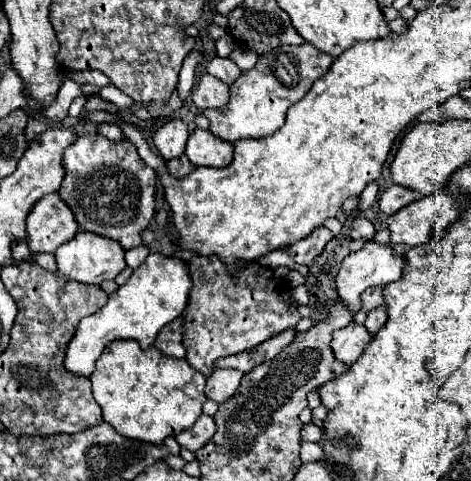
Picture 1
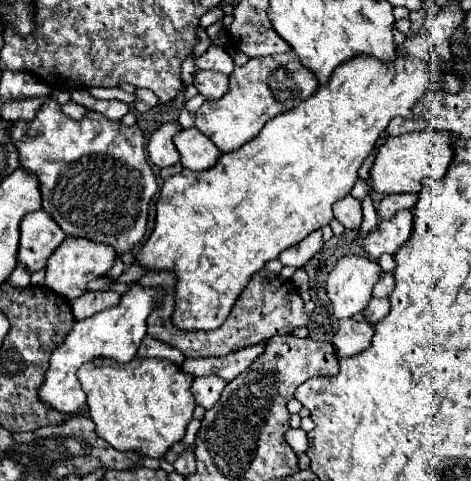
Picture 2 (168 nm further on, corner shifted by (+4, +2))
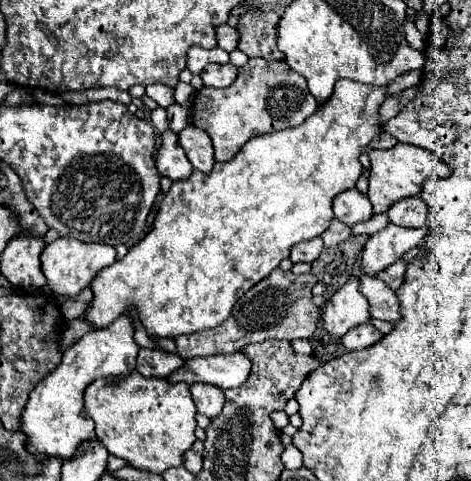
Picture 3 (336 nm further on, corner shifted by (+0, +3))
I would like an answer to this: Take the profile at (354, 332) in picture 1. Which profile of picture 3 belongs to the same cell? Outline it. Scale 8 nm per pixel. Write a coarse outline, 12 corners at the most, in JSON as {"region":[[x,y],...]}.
{"region":[[371,322],[353,328],[341,344],[347,350],[373,346],[383,334]]}

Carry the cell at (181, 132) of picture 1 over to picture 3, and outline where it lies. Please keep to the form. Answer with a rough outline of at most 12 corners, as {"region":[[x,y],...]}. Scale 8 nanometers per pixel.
{"region":[[165,130],[157,152],[157,172],[173,182],[193,172],[177,134]]}

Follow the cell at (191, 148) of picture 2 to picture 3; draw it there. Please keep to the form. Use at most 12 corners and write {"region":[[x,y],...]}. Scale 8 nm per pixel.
{"region":[[187,126],[179,146],[195,170],[211,172],[215,158],[205,130]]}

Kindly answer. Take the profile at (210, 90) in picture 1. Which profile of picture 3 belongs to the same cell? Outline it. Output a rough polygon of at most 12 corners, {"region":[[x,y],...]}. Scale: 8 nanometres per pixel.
{"region":[[209,64],[203,84],[227,88],[237,78],[233,64]]}

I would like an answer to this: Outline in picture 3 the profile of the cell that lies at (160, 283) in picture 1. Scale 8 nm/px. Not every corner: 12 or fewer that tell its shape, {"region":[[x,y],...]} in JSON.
{"region":[[129,316],[81,336],[31,392],[19,430],[39,462],[95,436],[89,382],[129,376]]}

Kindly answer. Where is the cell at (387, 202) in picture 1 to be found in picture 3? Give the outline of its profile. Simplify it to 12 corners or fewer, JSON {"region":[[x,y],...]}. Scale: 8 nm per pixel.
{"region":[[421,196],[389,208],[389,220],[403,228],[427,228],[429,208]]}

